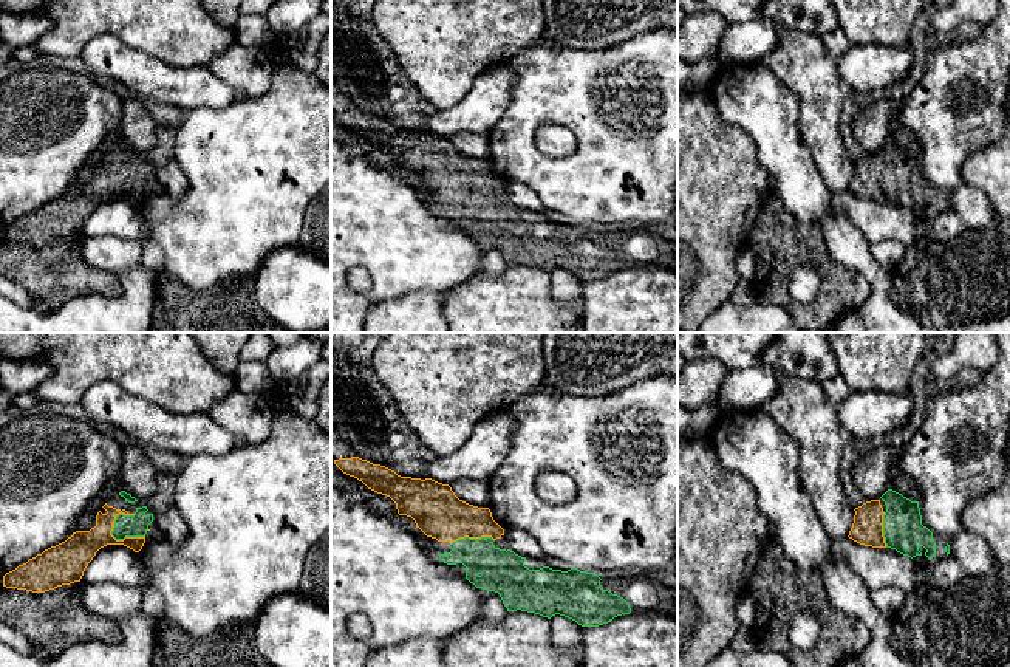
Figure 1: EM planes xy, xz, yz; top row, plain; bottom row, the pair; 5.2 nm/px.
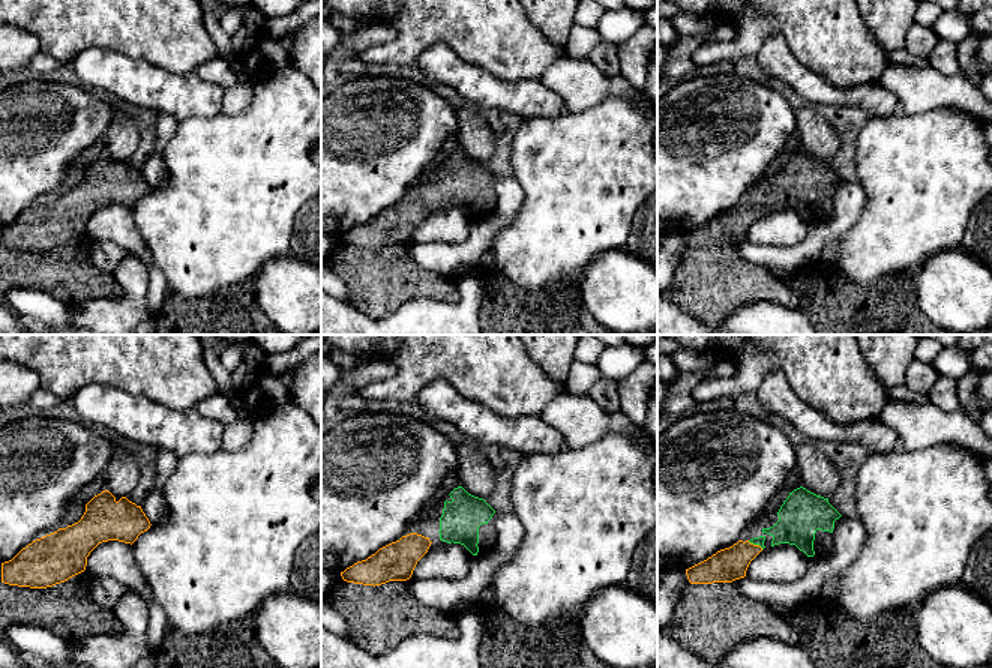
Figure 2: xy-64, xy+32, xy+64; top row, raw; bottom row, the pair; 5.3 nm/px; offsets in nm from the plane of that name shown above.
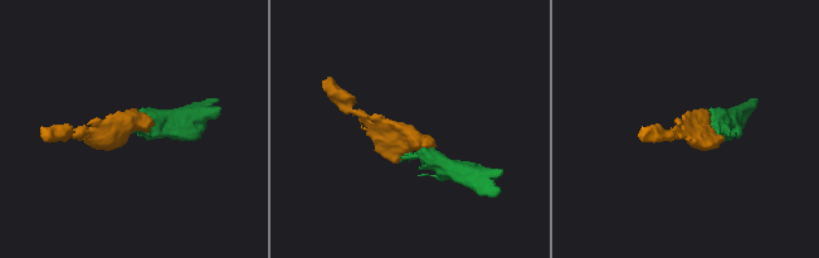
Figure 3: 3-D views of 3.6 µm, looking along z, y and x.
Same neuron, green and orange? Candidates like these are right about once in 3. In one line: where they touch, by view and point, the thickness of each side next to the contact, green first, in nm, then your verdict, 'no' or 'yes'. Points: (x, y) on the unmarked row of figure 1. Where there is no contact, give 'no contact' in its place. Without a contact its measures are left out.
meets green in xy at (119, 192); 120 nm thick on the green side, 170 nm on the other; yes

